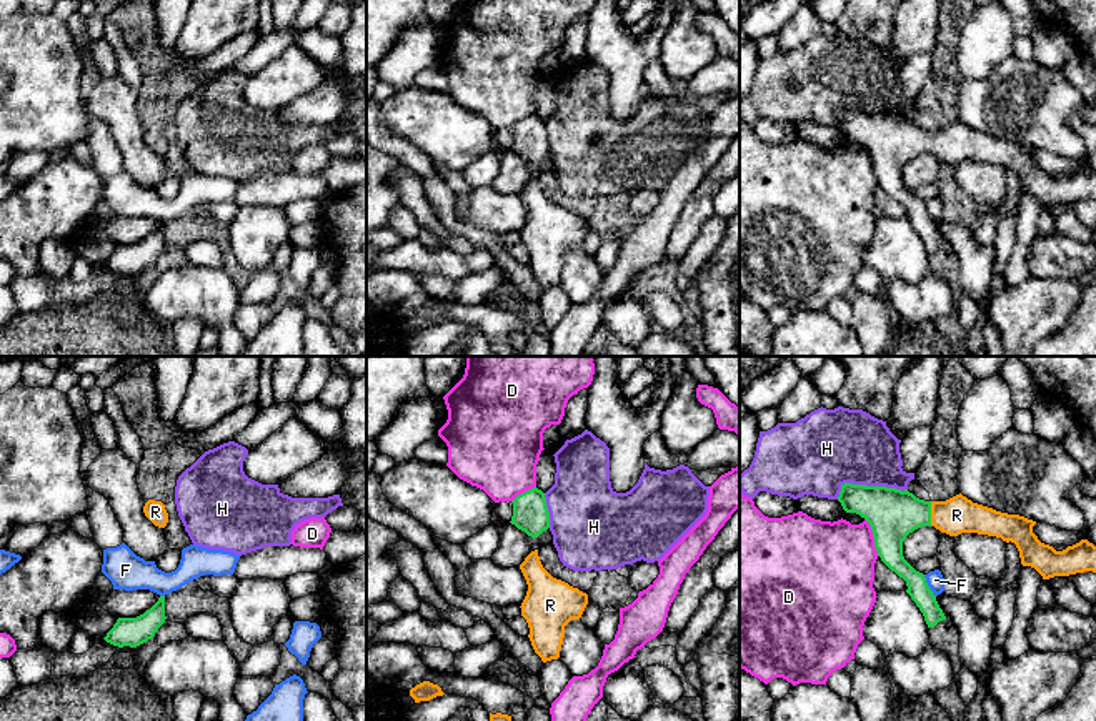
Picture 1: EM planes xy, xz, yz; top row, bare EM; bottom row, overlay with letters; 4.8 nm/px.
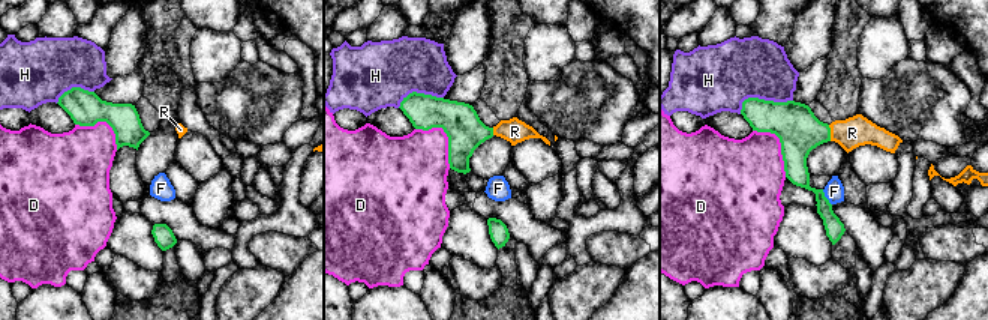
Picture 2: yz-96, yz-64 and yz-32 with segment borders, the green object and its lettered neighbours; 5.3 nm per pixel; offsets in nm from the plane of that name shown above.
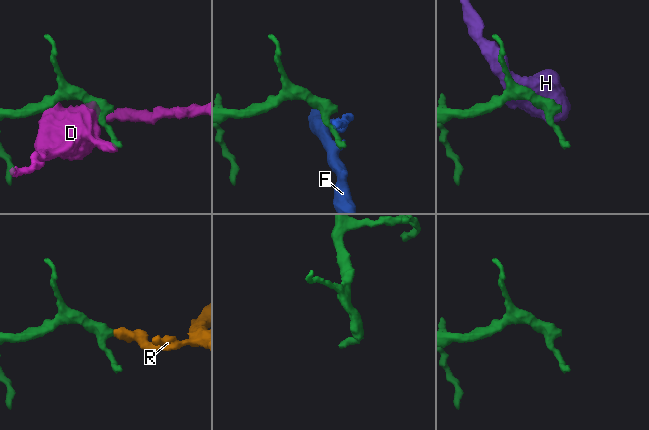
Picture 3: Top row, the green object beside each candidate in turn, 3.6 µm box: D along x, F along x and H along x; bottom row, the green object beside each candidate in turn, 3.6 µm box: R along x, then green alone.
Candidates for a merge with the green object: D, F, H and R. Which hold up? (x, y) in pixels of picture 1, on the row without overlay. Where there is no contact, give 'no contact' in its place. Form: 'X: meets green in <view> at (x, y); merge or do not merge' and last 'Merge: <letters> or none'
D: meets green in yz at (873, 164); do not merge
F: meets green in yz at (928, 213); do not merge
H: meets green in yz at (868, 114); do not merge
R: meets green in yz at (930, 140); merge
Merge: R

